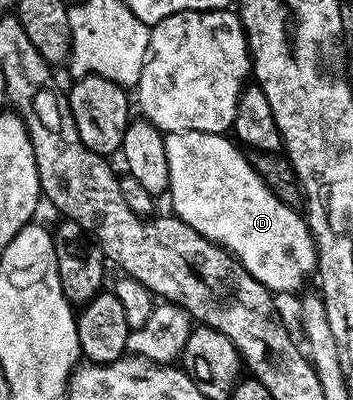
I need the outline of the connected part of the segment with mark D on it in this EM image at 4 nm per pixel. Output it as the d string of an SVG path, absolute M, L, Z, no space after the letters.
M169 131L165 134L166 161L170 165L168 191L172 195L171 210L175 218L240 260L241 265L268 291L296 291L318 271L316 242L312 239L307 218L297 208L278 201L276 194L264 184L264 178L252 167L251 158L247 154L244 156L245 152L228 138L227 134L197 131Z

